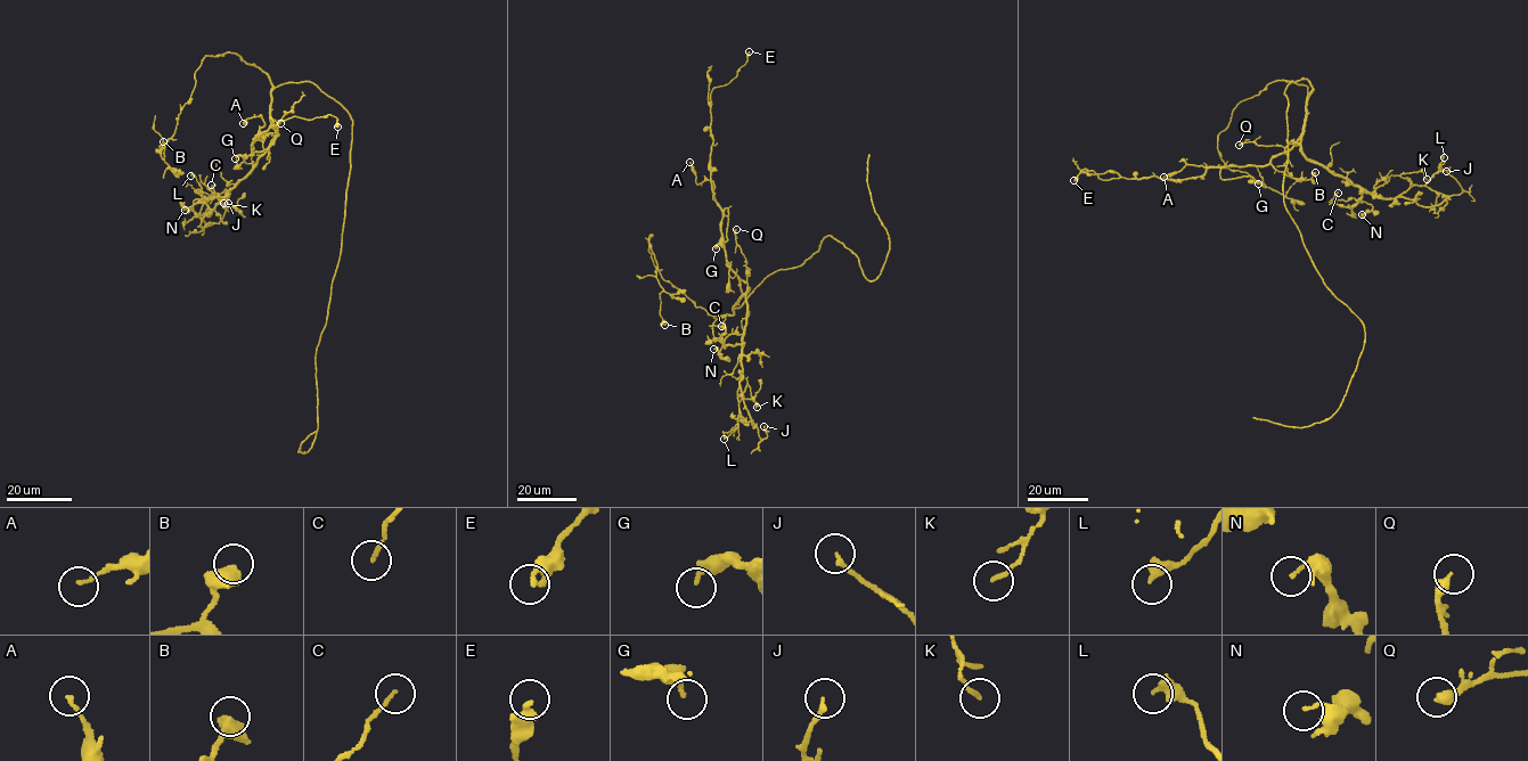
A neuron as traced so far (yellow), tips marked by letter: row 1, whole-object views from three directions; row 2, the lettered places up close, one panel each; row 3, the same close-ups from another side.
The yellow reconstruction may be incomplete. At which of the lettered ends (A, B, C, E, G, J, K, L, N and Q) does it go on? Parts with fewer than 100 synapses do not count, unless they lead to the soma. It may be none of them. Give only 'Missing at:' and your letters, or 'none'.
Missing at: none

